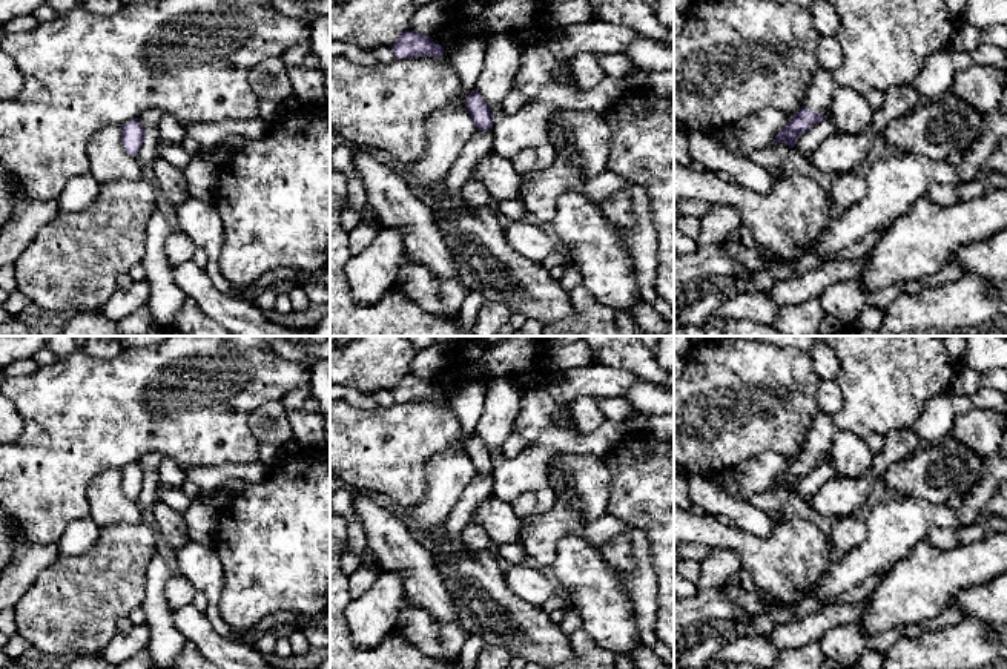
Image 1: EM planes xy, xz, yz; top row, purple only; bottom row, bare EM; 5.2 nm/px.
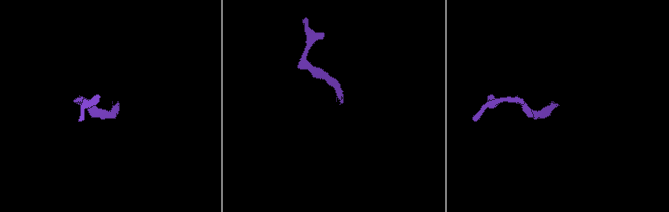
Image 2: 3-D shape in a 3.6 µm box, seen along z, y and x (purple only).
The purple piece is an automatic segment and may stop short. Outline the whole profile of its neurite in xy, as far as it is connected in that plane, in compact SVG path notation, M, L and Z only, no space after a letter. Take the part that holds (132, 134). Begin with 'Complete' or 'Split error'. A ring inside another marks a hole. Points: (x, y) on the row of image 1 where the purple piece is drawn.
Complete. M137 118L123 124L121 126L121 144L124 150L129 155L137 157L146 135L147 132L143 129L143 126L140 124Z

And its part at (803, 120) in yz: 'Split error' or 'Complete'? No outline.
Split error

